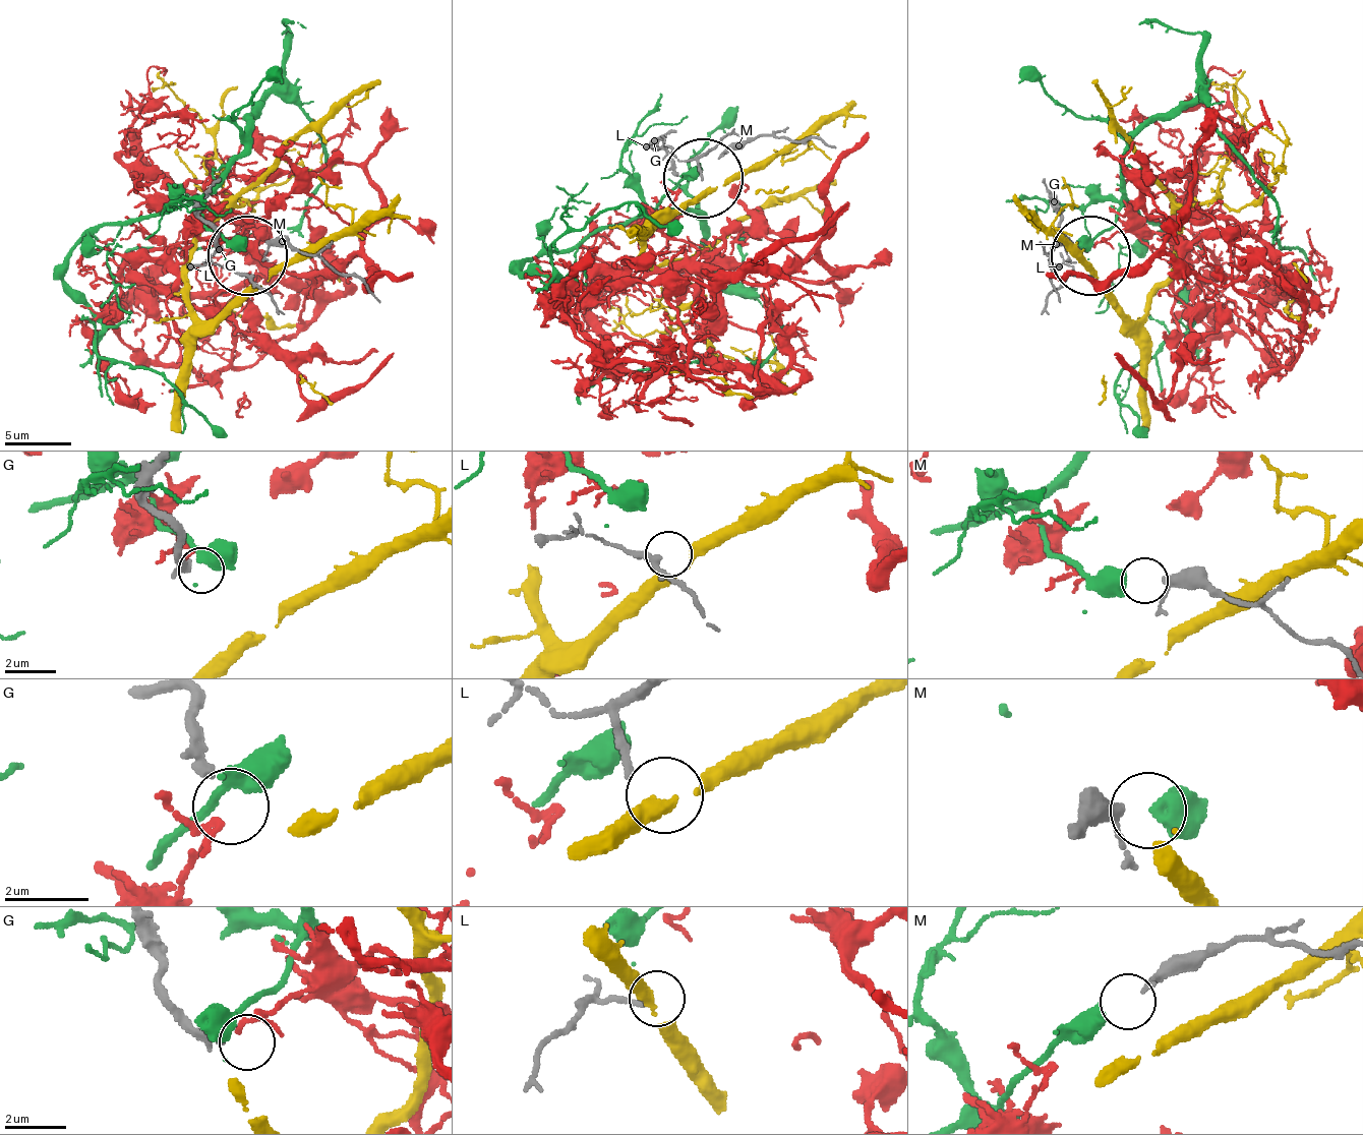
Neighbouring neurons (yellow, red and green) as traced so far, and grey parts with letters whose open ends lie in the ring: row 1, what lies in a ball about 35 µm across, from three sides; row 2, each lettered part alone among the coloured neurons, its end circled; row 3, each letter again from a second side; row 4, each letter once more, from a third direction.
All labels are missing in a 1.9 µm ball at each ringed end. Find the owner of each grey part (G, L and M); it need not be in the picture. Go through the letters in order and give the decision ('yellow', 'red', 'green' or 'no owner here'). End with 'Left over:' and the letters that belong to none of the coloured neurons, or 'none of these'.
G: no owner here
L: yellow
M: green
Left over: G

